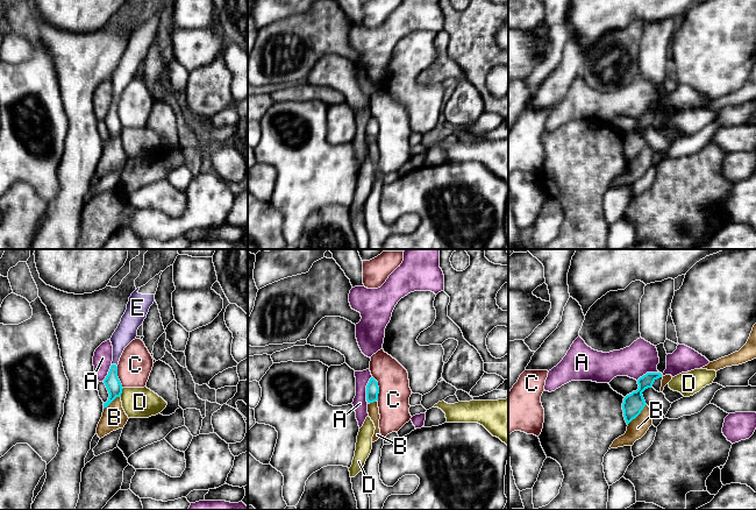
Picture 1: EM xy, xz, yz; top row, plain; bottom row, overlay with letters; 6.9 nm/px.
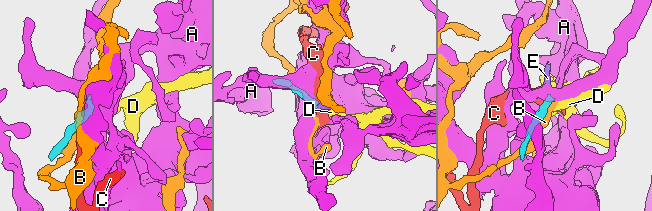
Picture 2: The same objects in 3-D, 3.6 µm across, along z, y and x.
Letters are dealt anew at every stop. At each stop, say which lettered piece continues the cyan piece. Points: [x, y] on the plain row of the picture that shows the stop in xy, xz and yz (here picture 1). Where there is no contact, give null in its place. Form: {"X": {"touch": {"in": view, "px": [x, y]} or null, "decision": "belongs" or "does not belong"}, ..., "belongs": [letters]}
{"A": {"touch": {"in": "yz", "px": [649, 112]}, "decision": "does not belong"}, "B": {"touch": {"in": "yz", "px": [637, 154]}, "decision": "does not belong"}, "C": {"touch": {"in": "xz", "px": [378, 128]}, "decision": "does not belong"}, "D": {"touch": {"in": "xy", "px": [121, 132]}, "decision": "does not belong"}, "E": {"touch": {"in": "xy", "px": [114, 104]}, "decision": "belongs"}, "belongs": ["E"]}

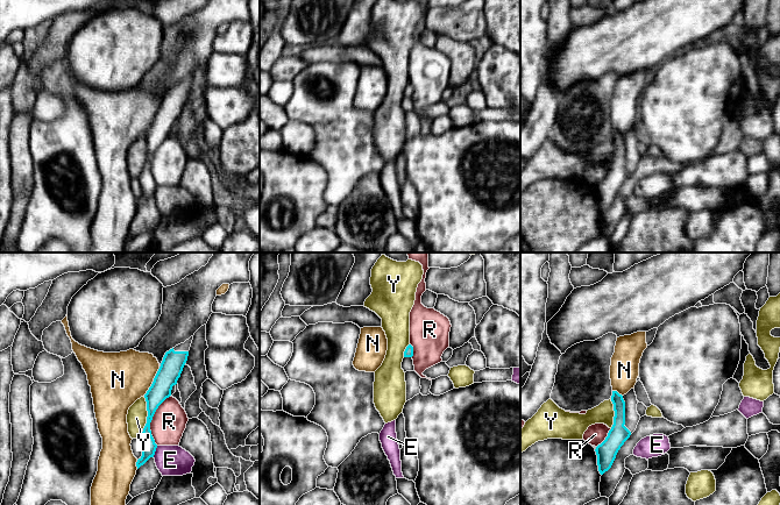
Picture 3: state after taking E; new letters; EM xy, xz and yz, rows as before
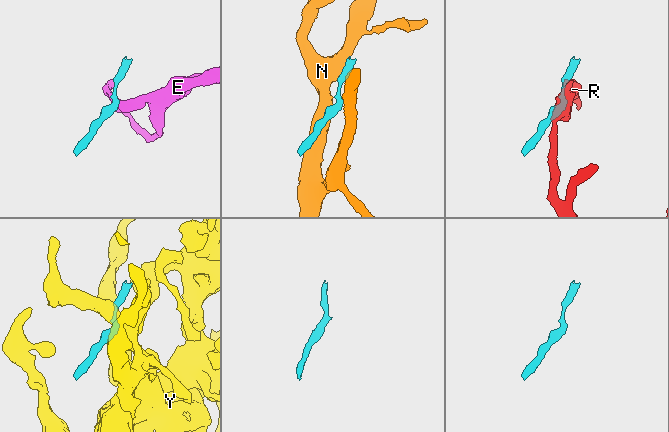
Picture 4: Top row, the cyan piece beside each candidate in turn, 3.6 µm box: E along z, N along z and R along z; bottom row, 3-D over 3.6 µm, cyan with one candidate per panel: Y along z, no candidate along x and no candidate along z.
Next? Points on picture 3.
{"E": {"touch": {"in": "xy", "px": [155, 190]}, "decision": "does not belong"}, "N": {"touch": {"in": "xy", "px": [153, 121]}, "decision": "does not belong"}, "R": {"touch": {"in": "xy", "px": [151, 158]}, "decision": "does not belong"}, "Y": {"touch": {"in": "xy", "px": [147, 157]}, "decision": "does not belong"}, "belongs": []}

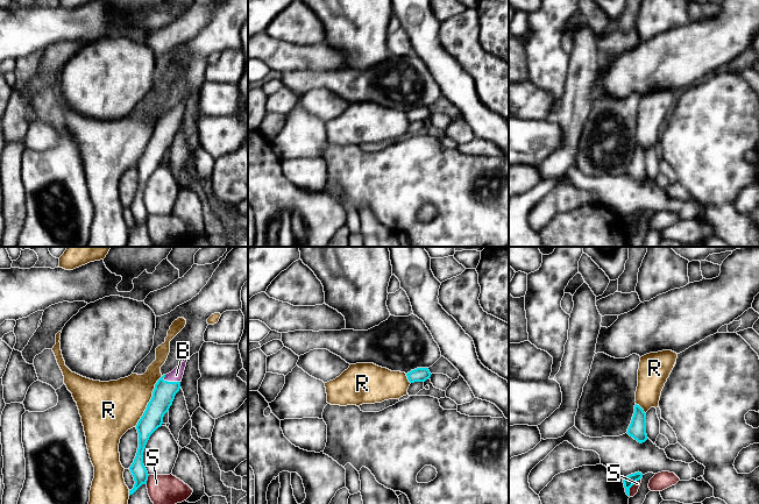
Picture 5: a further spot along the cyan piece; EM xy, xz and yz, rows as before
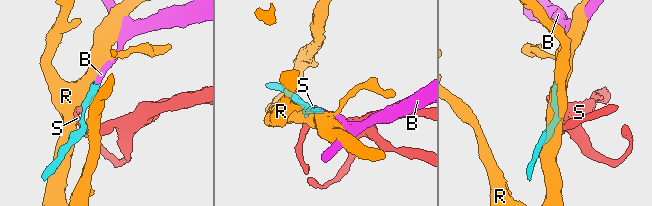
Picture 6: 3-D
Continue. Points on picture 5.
{"B": {"touch": {"in": "xy", "px": [171, 121]}, "decision": "belongs"}, "R": {"touch": {"in": "xy", "px": [149, 141]}, "decision": "does not belong"}, "S": {"touch": {"in": "yz", "px": [631, 225]}, "decision": "does not belong"}, "belongs": ["B"]}

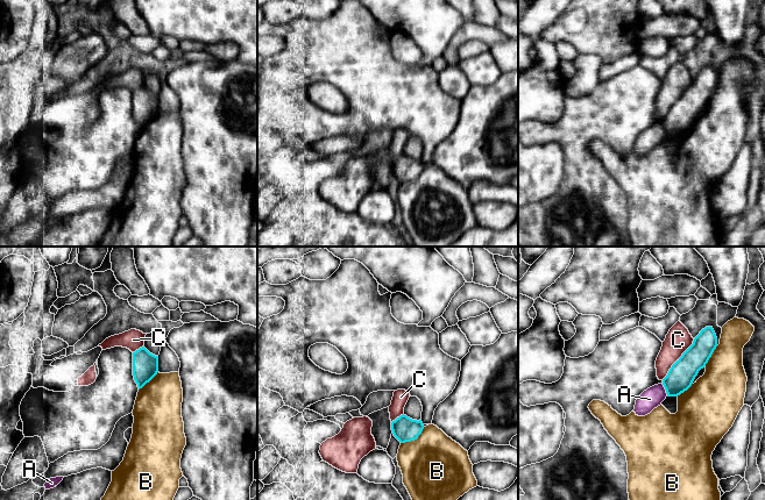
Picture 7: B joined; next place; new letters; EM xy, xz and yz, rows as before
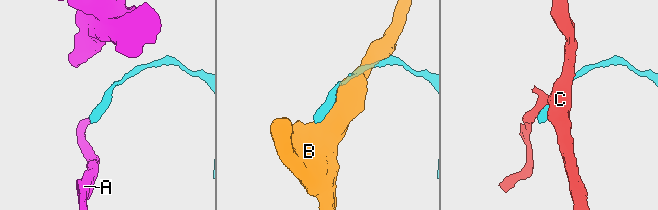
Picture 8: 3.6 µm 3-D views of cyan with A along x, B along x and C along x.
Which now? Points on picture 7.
{"A": {"touch": {"in": "yz", "px": [665, 128]}, "decision": "does not belong"}, "B": {"touch": {"in": "xz", "px": [413, 179]}, "decision": "does not belong"}, "C": {"touch": {"in": "yz", "px": [679, 99]}, "decision": "does not belong"}, "belongs": []}

